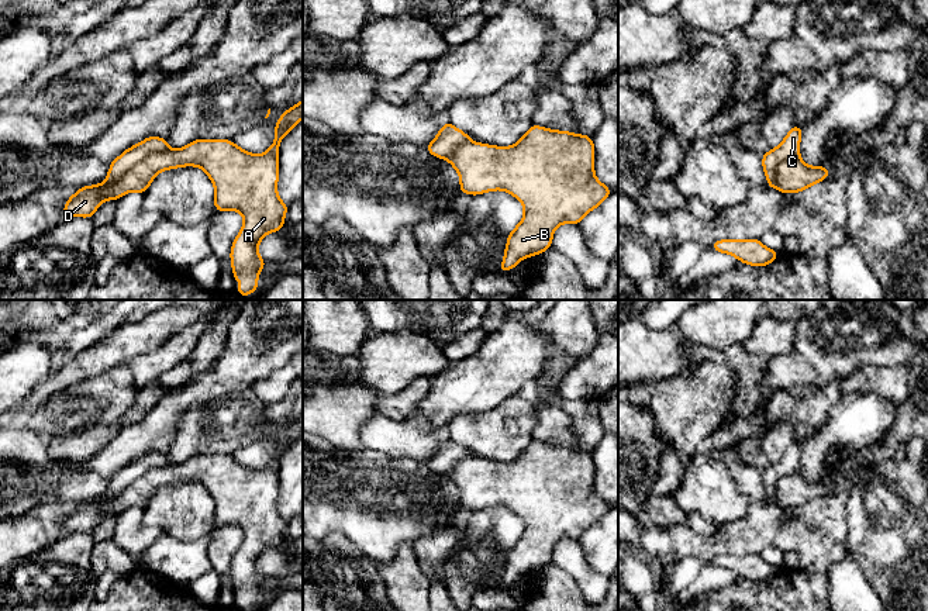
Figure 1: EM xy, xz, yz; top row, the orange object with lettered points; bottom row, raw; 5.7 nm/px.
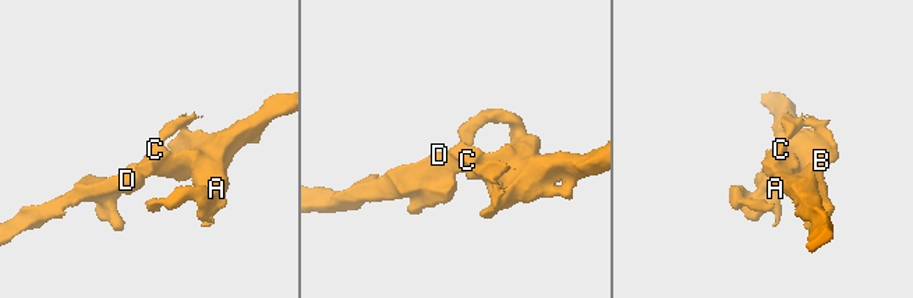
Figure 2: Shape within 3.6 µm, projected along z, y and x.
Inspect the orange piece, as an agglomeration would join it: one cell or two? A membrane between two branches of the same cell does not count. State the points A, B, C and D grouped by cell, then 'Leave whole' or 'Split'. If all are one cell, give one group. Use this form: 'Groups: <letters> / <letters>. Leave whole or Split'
Groups: A B D / C. Split

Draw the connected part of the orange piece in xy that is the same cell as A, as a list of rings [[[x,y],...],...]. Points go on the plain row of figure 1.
[[[303,415],[294,422],[287,424],[280,431],[275,441],[275,456],[272,462],[261,470],[242,466],[232,456],[227,455],[196,455],[179,465],[168,465],[163,467],[151,469],[141,479],[134,481],[114,500],[94,500],[79,504],[63,522],[63,532],[86,532],[92,534],[94,527],[104,515],[117,515],[128,507],[146,508],[149,498],[158,489],[166,484],[182,481],[201,483],[214,500],[214,521],[217,527],[235,525],[244,531],[241,548],[231,562],[231,581],[235,597],[242,598],[242,603],[235,603],[235,608],[249,611],[259,605],[258,590],[266,577],[258,570],[261,555],[270,548],[279,546],[284,541],[287,522],[276,507],[279,496],[279,460],[283,452],[296,442],[303,434]]]

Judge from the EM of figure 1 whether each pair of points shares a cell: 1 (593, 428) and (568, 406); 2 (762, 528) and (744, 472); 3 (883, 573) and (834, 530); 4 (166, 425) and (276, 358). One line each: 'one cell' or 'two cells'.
1: one cell
2: two cells
3: two cells
4: one cell

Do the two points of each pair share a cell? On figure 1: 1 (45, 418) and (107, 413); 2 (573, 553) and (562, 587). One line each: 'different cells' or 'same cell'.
1: same cell
2: different cells

